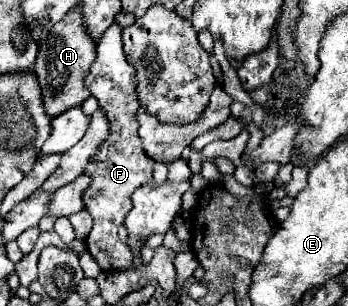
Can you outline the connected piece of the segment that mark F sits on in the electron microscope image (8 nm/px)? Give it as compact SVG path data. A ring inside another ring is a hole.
M112 24L104 34L102 40L96 44L96 60L90 68L90 74L86 76L86 88L90 90L90 96L94 96L100 104L100 108L106 112L106 118L110 122L110 136L104 144L98 146L98 152L90 156L90 166L86 172L92 176L90 186L82 194L84 210L94 220L92 232L86 238L88 252L98 262L102 270L126 270L132 266L132 252L126 244L120 242L118 228L124 224L126 214L130 212L130 196L136 188L142 184L148 184L152 178L152 166L154 160L150 160L140 146L138 136L138 98L136 98L136 72L128 64L124 50L122 50L122 28L118 24Z

